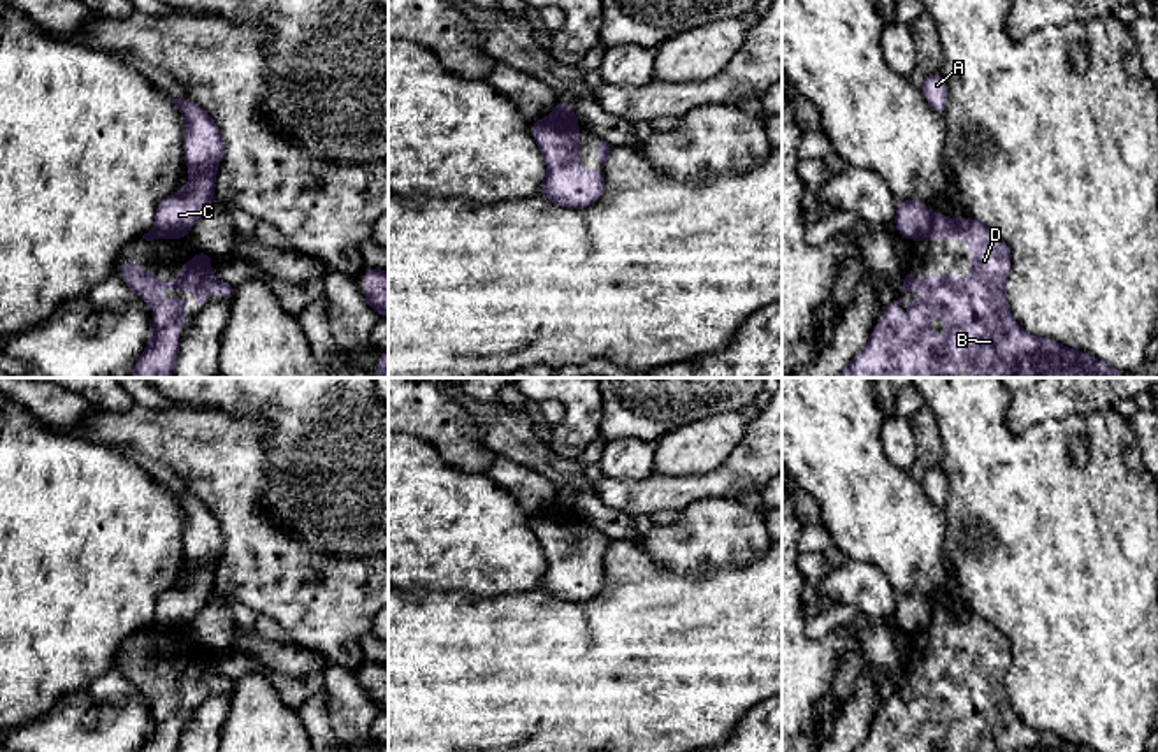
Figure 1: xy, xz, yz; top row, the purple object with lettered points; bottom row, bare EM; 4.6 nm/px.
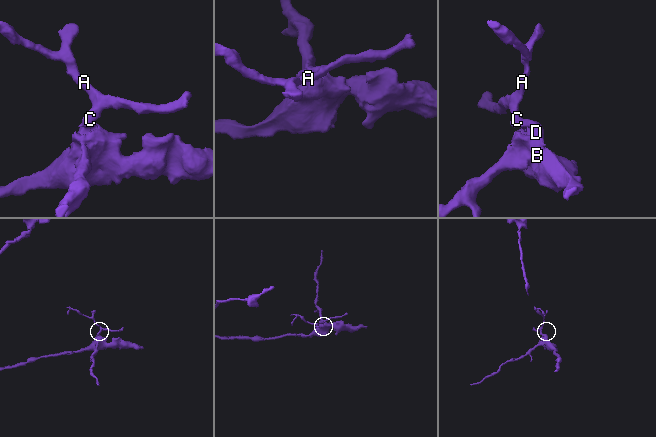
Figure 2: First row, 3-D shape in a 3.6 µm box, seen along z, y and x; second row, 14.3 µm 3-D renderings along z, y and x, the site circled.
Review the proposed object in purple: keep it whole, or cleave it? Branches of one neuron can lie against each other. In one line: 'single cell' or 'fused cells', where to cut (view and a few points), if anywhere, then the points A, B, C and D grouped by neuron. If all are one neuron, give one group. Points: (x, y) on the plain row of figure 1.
fused cells | xz (550, 512), (561, 517), (575, 517) | A C / B D

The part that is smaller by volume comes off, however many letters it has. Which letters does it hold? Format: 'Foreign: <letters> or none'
Foreign: A, C

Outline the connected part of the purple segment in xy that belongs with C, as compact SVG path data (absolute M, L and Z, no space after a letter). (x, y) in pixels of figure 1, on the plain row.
M170 490L186 513L185 553L192 566L183 585L172 585L158 596L153 627L183 633L193 617L214 599L214 573L225 545L225 534L214 513L195 495Z

